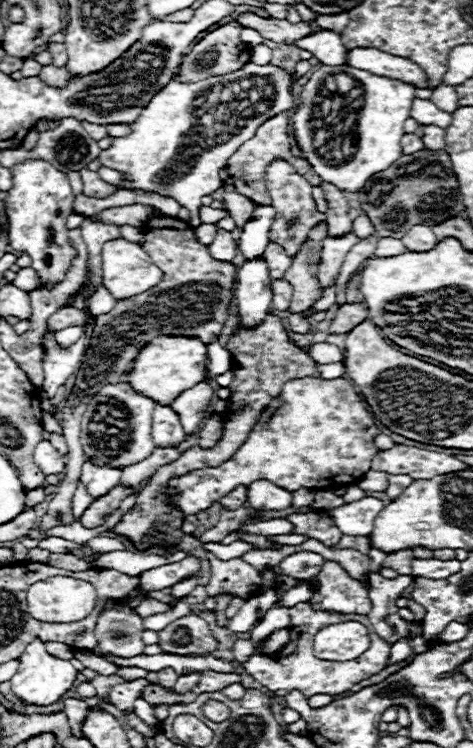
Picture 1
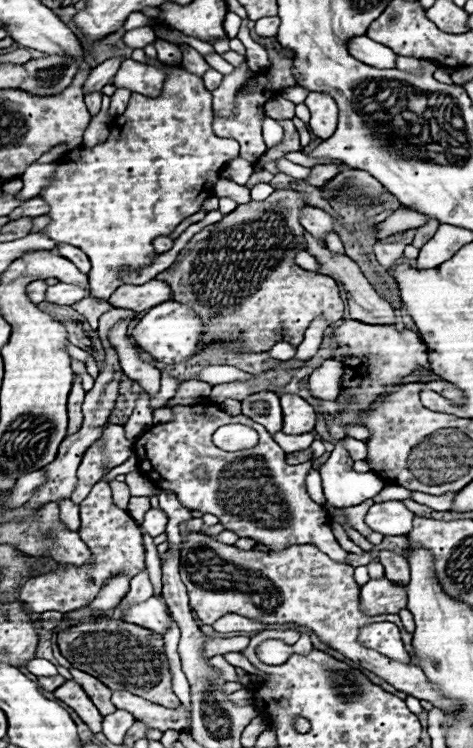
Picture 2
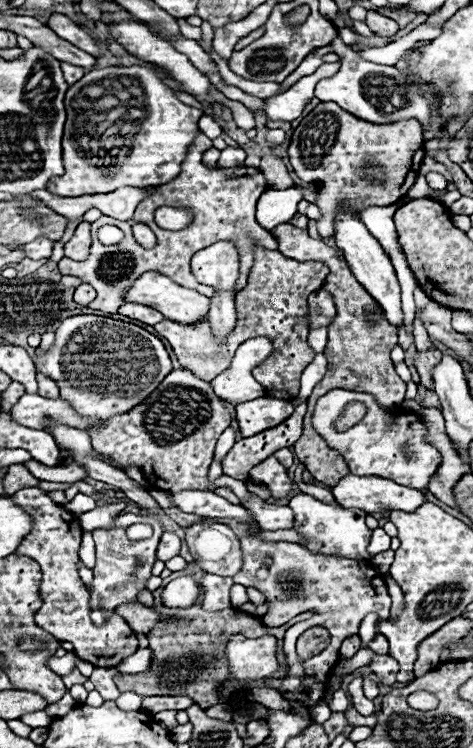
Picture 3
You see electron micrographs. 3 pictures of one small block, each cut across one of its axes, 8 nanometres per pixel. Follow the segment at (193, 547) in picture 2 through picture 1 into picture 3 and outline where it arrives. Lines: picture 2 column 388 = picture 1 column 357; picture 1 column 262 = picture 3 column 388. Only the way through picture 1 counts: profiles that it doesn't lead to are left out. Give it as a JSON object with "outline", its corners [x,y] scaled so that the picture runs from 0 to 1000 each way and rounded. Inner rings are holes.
{"outline":[[[791,874],[786,882],[782,882],[782,896],[786,901],[799,906],[803,914],[816,914],[816,917],[829,917],[837,912],[837,901],[841,901],[841,885],[833,880],[825,880],[820,874],[803,877],[803,874]]]}

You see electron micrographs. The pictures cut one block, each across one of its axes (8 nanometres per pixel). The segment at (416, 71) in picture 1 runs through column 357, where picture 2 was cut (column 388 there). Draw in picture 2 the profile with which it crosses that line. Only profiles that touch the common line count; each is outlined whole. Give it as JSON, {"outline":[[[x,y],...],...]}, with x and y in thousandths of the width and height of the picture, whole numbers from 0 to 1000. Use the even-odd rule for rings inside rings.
{"outline":[[[778,48],[740,51],[732,64],[753,80],[761,80],[778,88],[791,88],[791,91],[833,91],[833,86],[837,86],[837,72],[825,64],[782,53]]]}

